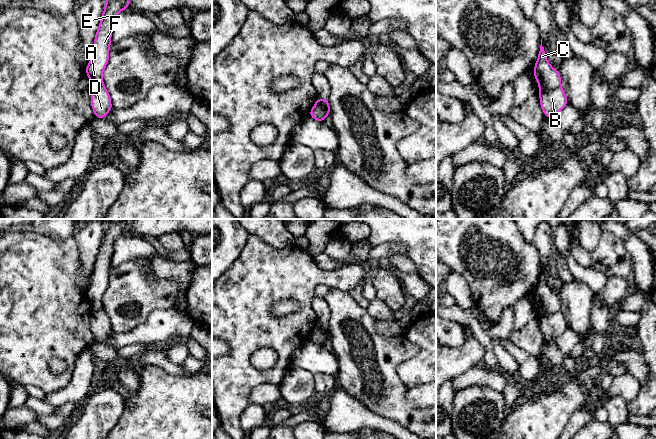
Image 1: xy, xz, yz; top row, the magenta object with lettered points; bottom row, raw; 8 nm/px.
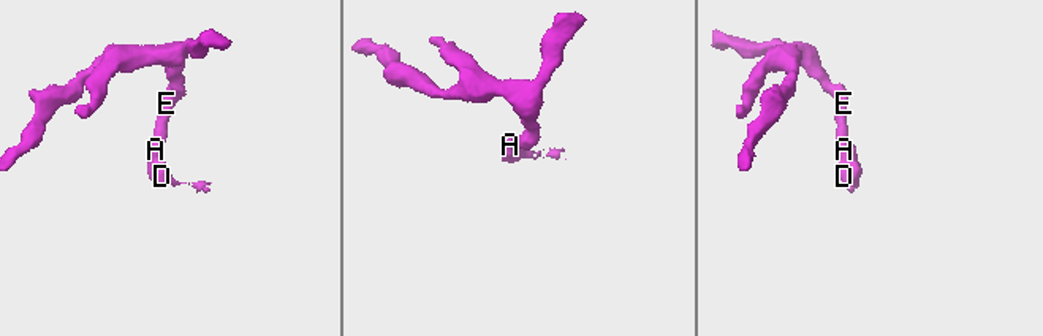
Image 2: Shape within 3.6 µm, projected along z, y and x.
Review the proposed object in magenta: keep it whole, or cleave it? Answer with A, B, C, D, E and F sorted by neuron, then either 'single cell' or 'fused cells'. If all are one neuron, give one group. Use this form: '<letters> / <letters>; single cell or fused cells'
A B C D E F; single cell

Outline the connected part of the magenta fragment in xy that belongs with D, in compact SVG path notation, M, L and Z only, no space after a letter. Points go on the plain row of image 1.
M108 219L94 263L92 281L85 293L92 311L91 330L98 343L104 342L112 333L110 319L103 309L102 297L109 283L114 242L121 234L127 233L128 230L129 222L126 219Z

